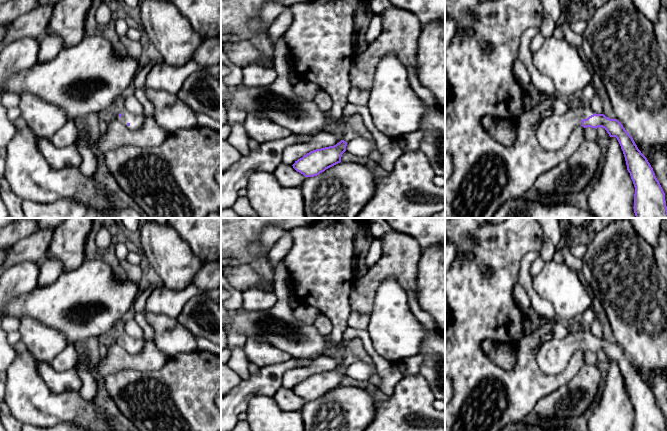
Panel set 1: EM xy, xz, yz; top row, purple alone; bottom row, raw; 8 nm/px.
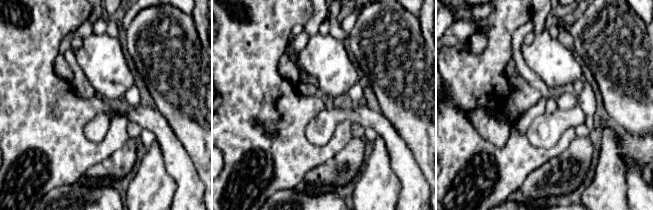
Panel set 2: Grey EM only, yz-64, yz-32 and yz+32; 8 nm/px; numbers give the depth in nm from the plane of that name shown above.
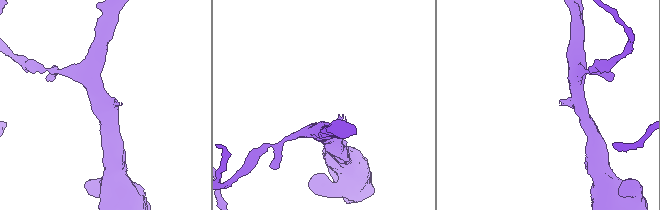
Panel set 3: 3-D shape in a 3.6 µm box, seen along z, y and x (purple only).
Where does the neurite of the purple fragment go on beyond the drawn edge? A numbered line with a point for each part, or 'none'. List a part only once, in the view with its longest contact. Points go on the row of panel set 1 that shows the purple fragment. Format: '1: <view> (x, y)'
1: yz (553, 132)

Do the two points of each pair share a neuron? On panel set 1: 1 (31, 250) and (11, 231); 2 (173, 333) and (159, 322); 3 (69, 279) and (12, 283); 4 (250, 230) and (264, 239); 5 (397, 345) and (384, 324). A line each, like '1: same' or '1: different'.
1: same
2: same
3: different
4: different
5: same

